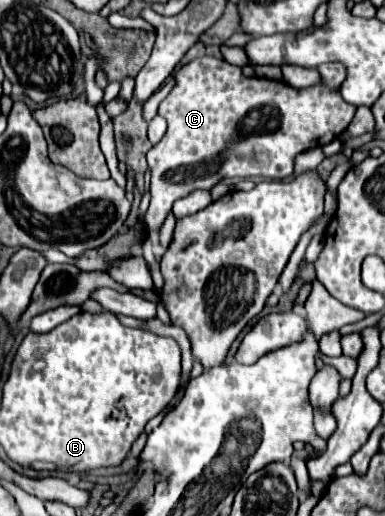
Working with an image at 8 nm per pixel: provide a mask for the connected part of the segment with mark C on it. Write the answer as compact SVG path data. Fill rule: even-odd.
M200 57L178 71L174 71L174 87L166 95L166 99L158 105L158 115L168 121L168 131L160 143L156 143L148 151L148 167L152 173L150 179L150 207L138 219L134 227L120 229L108 243L84 251L80 257L70 259L58 251L46 251L48 263L72 263L82 271L102 271L108 273L116 261L132 257L132 245L142 243L150 233L160 231L166 221L172 203L190 195L194 189L212 189L218 181L226 177L266 177L266 179L286 179L294 173L294 159L298 153L308 151L312 147L322 147L344 133L350 125L356 107L346 103L338 89L346 77L346 67L342 63L326 63L318 67L324 85L308 87L308 89L292 89L288 83L278 83L260 77L246 77L238 65L232 65L224 59L216 57Z

